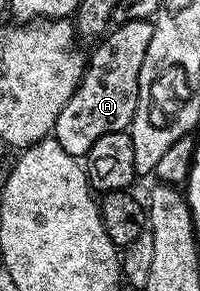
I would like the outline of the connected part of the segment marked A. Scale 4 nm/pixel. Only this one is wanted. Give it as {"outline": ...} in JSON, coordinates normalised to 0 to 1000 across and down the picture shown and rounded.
{"outline":[[[760,69],[640,72],[530,110],[515,134],[480,144],[485,172],[440,186],[425,251],[405,265],[395,299],[365,316],[355,340],[335,340],[315,381],[295,381],[295,409],[275,409],[260,467],[295,491],[295,505],[335,519],[335,533],[420,543],[455,519],[475,478],[515,478],[515,464],[540,457],[620,457],[640,447],[695,340],[695,244],[715,230],[715,189],[735,189],[735,148],[755,148],[760,117]]]}

